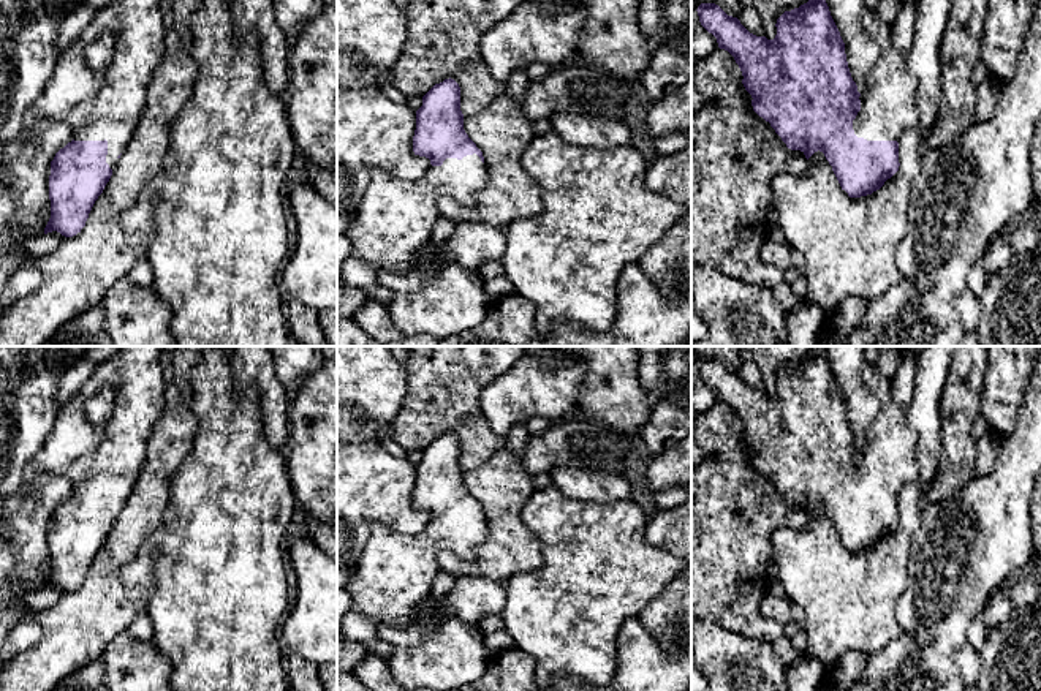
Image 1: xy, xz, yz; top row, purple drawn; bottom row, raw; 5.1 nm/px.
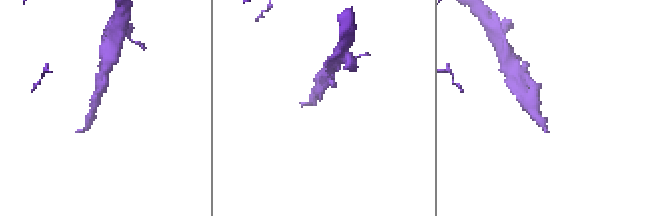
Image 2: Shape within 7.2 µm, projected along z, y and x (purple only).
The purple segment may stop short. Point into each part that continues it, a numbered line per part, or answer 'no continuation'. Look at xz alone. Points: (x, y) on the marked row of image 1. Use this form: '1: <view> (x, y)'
1: xz (396, 217)

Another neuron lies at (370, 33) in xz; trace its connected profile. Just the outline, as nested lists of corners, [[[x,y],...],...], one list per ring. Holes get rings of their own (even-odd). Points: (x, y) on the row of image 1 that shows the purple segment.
[[[337,0],[337,89],[377,85],[405,46],[407,24],[394,0]]]

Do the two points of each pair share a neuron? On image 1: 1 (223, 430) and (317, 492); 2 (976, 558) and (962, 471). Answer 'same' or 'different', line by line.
1: different
2: different

